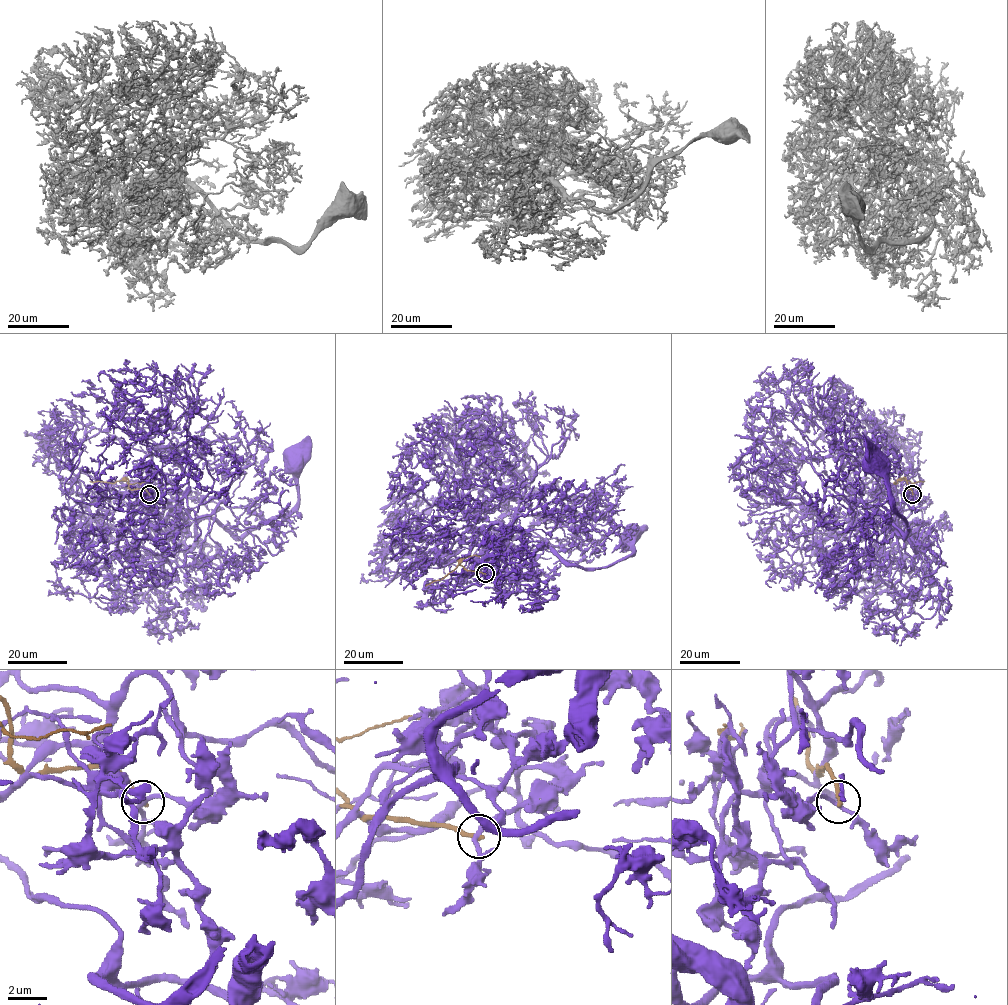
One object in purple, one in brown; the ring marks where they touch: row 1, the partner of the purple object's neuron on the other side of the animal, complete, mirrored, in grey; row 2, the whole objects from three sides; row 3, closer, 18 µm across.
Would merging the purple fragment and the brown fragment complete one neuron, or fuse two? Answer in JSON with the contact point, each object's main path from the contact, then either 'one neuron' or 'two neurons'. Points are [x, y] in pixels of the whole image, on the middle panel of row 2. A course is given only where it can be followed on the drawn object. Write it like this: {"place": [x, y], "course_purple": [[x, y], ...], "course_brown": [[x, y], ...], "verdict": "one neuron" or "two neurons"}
{"place": [485, 573], "course_purple": [[485, 574], [497, 565], [457, 584], [481, 563], [523, 576], [538, 549], [608, 567], [634, 553], [631, 537]], "course_brown": [[485, 574], [467, 571], [459, 565], [425, 585]], "verdict": "two neurons"}

